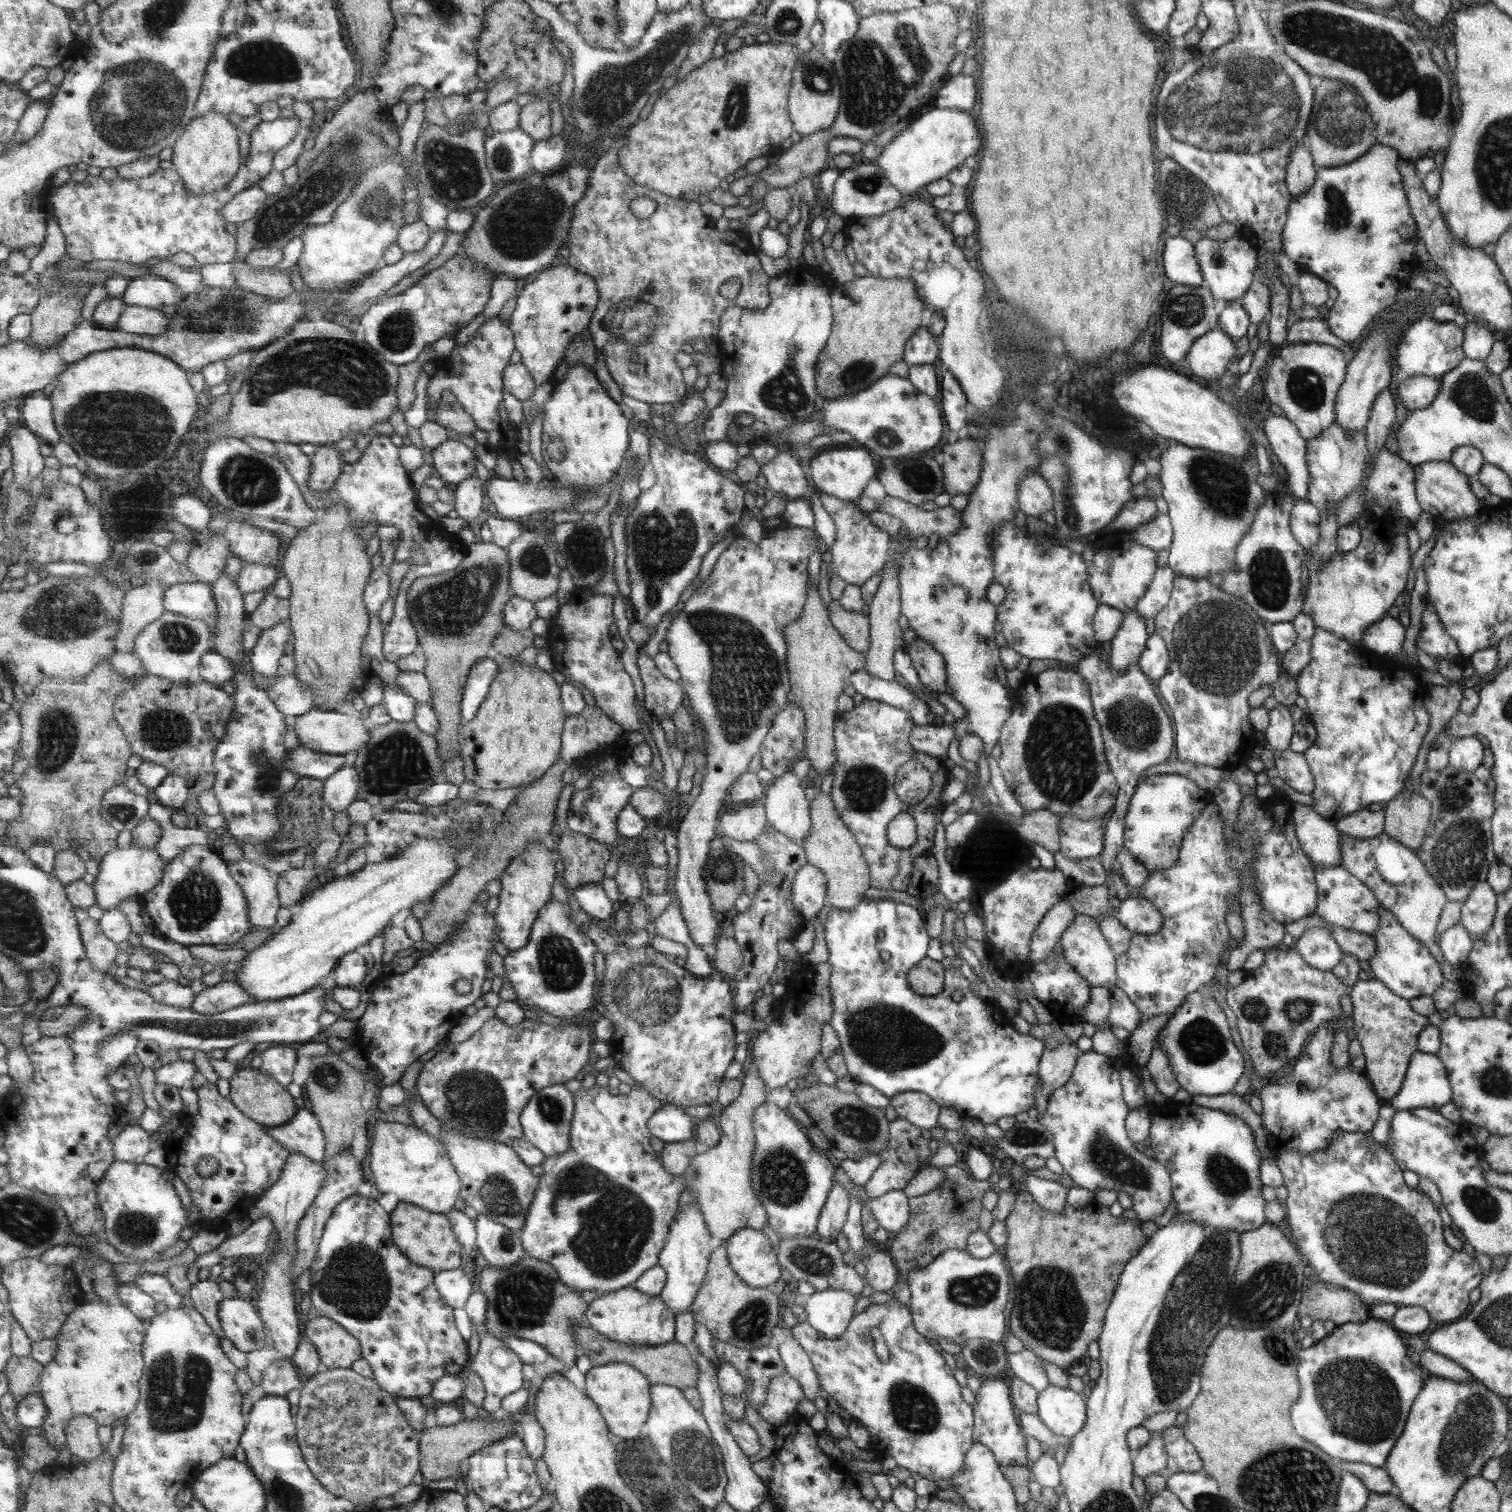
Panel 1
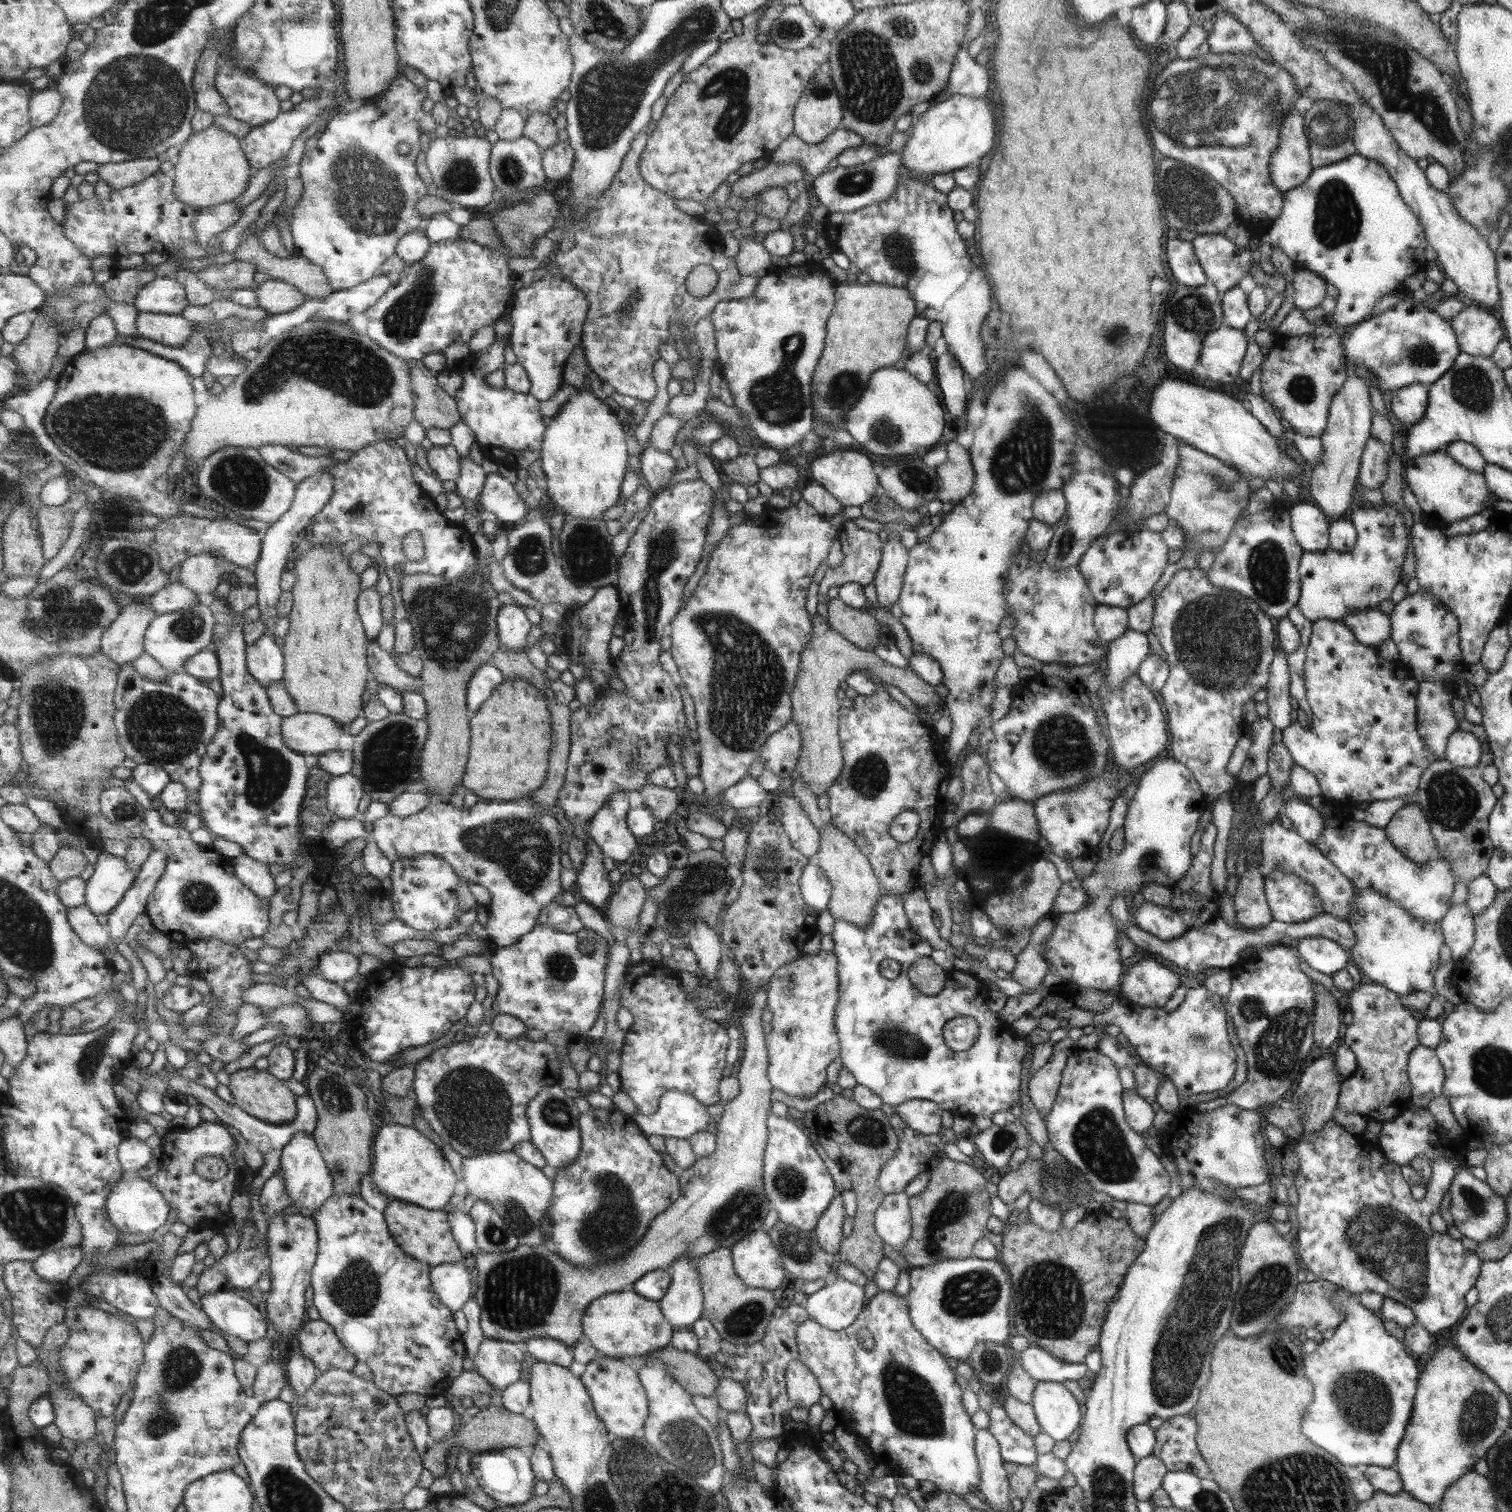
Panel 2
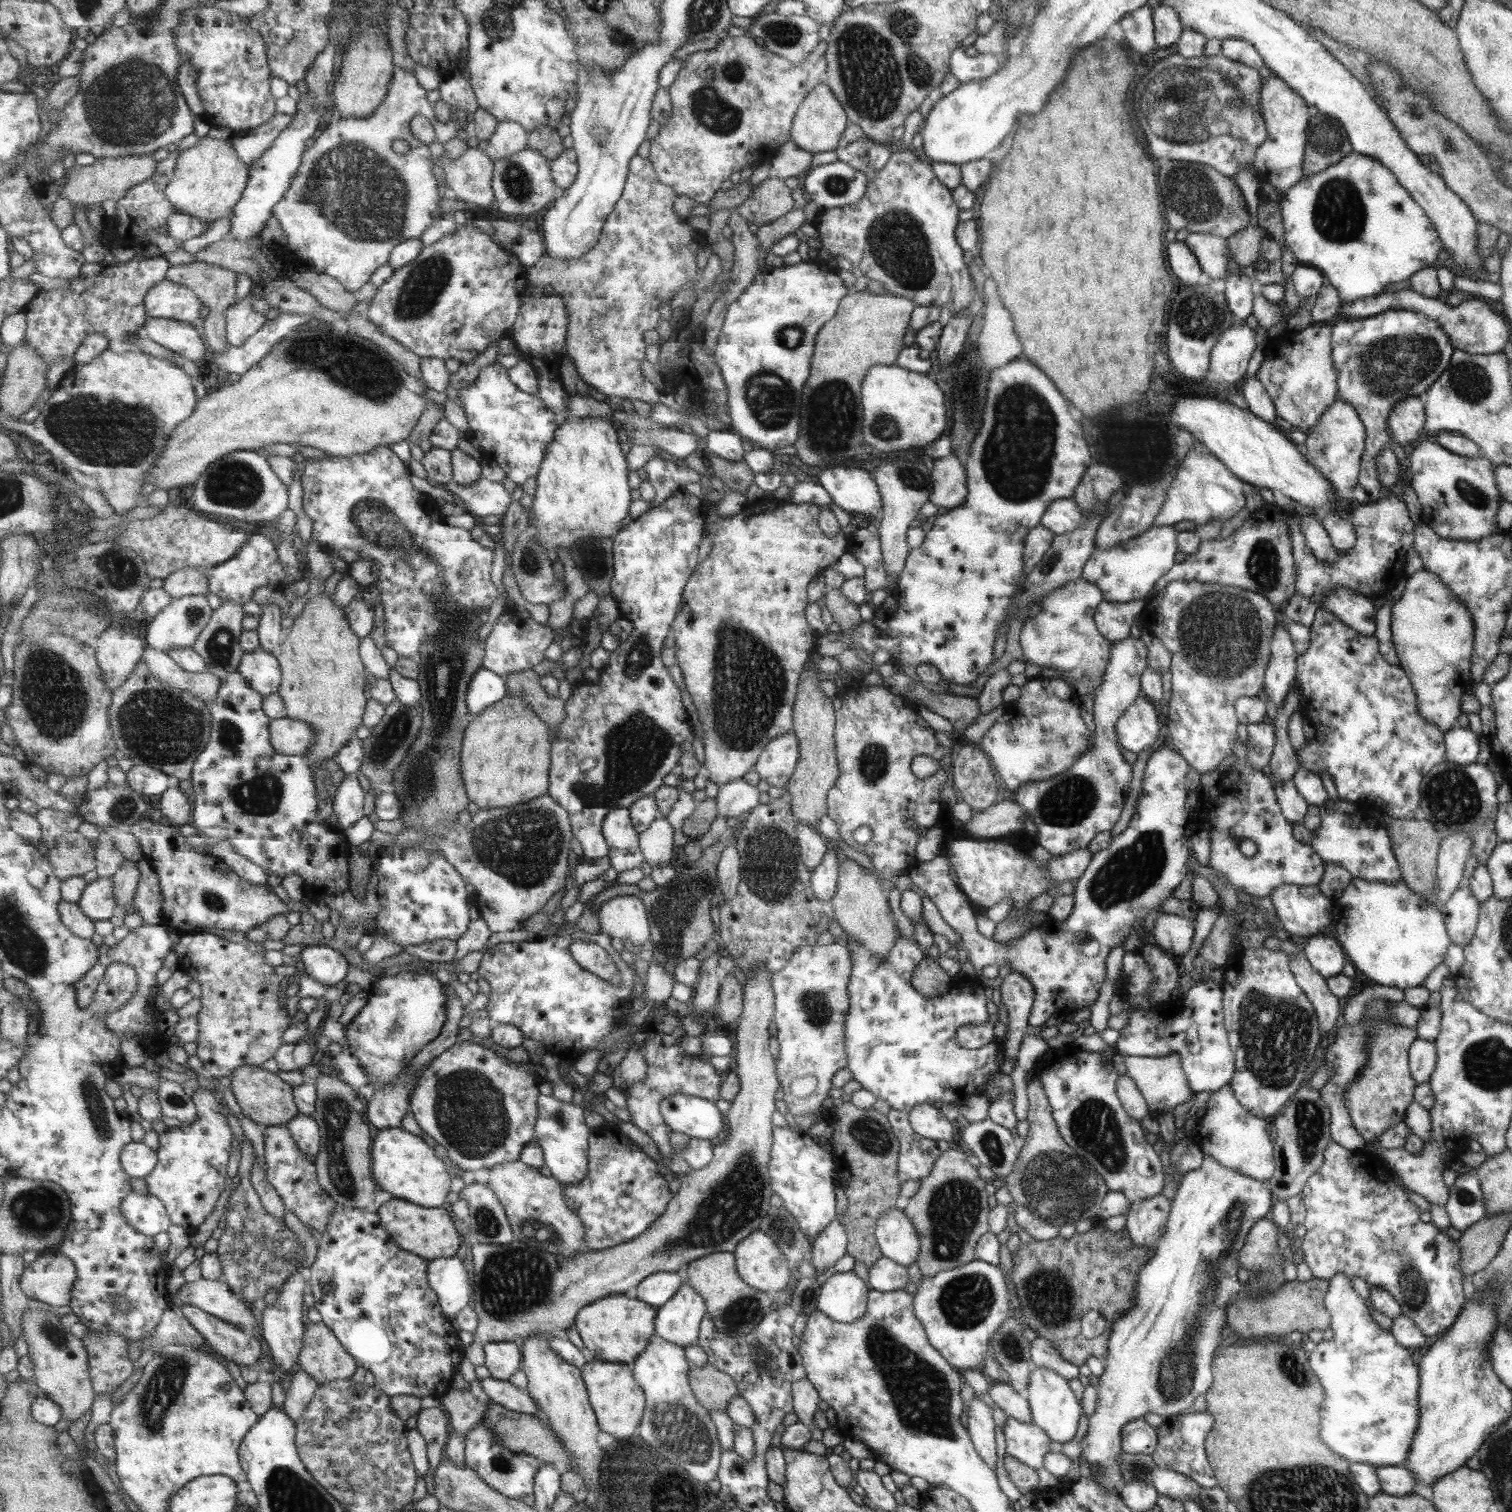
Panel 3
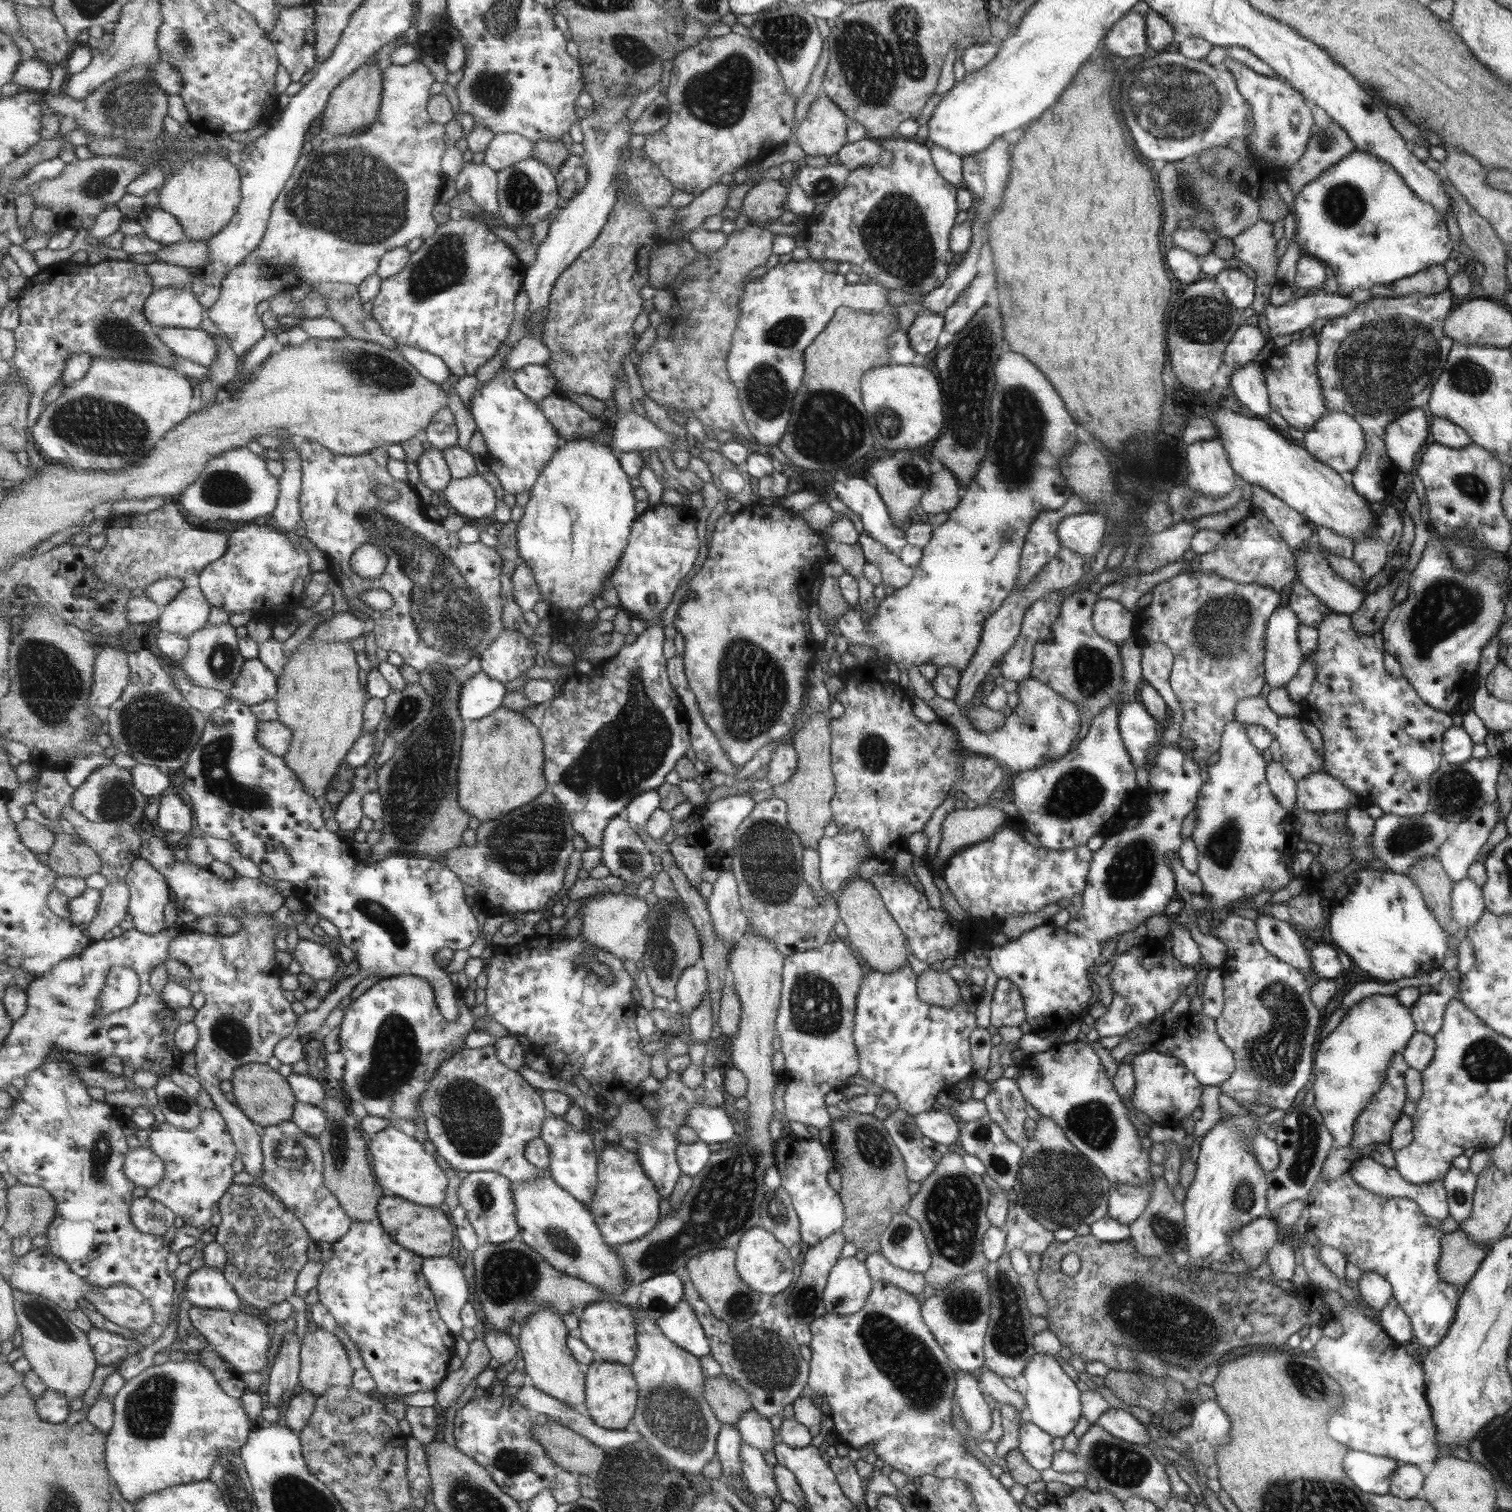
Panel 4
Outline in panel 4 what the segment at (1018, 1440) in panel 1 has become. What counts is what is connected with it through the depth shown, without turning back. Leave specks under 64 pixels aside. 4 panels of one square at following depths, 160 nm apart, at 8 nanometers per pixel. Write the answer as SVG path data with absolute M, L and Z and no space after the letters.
M1026 1419L1019 1426L1019 1445L1016 1450L1031 1468L1038 1471L1049 1468L1053 1460L1052 1437Z

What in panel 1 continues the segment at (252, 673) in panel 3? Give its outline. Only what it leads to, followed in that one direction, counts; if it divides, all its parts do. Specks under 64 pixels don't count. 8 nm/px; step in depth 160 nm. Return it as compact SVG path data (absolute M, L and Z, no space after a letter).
M286 624L263 631L250 656L254 671L267 678L281 674L281 658L290 642L293 642L292 629Z

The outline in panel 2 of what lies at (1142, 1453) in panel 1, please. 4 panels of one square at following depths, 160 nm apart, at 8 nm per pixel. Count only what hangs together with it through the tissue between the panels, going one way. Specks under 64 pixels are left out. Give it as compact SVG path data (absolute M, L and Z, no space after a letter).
M1152 1455L1137 1460L1134 1468L1135 1498L1139 1502L1149 1501L1151 1495L1161 1486L1167 1471L1163 1463Z

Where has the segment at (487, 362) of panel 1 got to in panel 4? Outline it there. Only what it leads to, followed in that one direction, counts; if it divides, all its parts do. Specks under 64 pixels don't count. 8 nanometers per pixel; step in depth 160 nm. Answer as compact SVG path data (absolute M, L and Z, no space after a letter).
M502 369L491 382L479 384L470 412L488 448L487 466L494 472L495 477L499 479L504 493L514 496L523 494L523 492L529 492L530 494L542 475L543 469L547 467L547 464L551 463L551 459L558 452L557 444L561 440L559 432L547 419L541 405L519 390L512 371Z

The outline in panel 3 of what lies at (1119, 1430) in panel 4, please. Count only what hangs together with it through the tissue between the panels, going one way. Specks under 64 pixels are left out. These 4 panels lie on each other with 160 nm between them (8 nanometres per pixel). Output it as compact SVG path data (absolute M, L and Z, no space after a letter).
M1141 1417L1123 1424L1121 1430L1122 1452L1151 1455L1157 1445L1156 1429Z

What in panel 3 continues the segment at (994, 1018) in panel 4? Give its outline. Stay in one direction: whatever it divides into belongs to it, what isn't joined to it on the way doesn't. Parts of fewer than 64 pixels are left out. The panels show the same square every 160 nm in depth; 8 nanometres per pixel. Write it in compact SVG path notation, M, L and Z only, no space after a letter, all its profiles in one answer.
M1009 972L1008 976L1005 976L1001 985L999 985L1000 1003L1004 1004L1007 1013L1007 1030L1005 1038L1002 1041L1004 1048L1005 1059L1013 1063L1016 1060L1017 1052L1019 1052L1019 1046L1021 1046L1021 1040L1024 1039L1027 1031L1028 1018L1032 1009L1032 1000L1034 997L1034 990L1029 979L1025 979L1019 975L1019 973Z

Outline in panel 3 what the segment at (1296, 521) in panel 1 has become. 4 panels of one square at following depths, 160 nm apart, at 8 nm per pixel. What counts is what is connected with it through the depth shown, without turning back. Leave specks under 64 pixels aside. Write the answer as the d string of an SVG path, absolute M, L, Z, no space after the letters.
M1309 514L1300 516L1300 529L1315 559L1329 564L1337 561L1338 551L1330 543L1325 529L1315 517Z

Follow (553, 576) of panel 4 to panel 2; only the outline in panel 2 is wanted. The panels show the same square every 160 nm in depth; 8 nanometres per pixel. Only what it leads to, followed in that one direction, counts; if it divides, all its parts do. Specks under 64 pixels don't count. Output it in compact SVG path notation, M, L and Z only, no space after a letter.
M578 390L558 414L549 420L542 447L542 462L547 483L547 494L551 503L564 512L565 518L600 519L603 512L613 508L621 500L621 488L628 470L629 454L627 454L627 425L623 416L613 412L601 403L594 392Z

